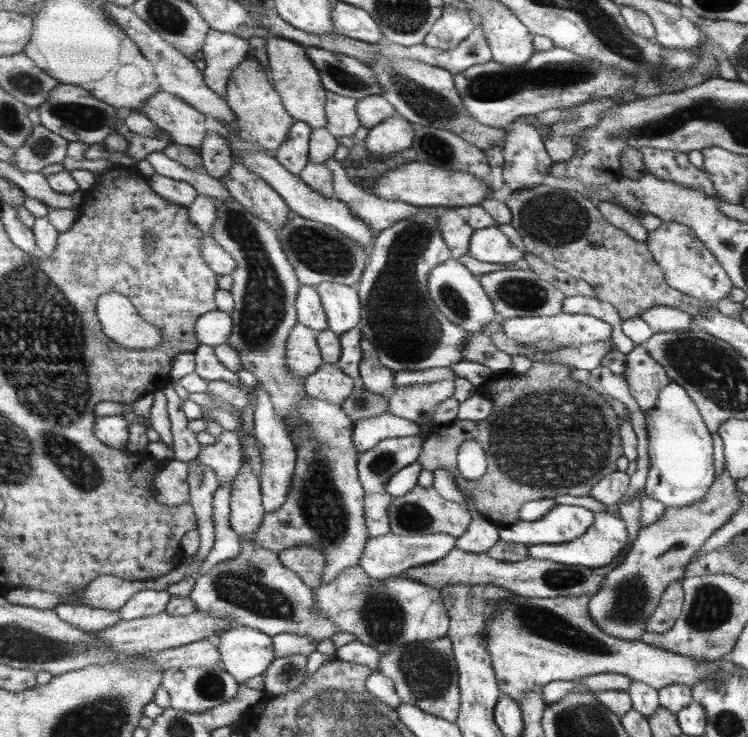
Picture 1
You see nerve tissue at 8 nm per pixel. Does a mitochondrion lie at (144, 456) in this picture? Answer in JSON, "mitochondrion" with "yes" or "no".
{"mitochondrion":"no"}

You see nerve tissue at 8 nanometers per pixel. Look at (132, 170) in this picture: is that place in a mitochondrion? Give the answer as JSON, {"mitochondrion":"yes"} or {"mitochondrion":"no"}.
{"mitochondrion":"no"}

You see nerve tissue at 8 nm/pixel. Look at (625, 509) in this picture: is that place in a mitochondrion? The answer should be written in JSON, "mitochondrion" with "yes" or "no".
{"mitochondrion":"no"}

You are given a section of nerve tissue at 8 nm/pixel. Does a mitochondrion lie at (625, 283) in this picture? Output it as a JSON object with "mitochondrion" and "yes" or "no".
{"mitochondrion":"no"}

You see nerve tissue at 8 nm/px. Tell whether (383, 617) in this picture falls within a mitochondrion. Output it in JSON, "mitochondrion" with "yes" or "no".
{"mitochondrion":"yes"}

